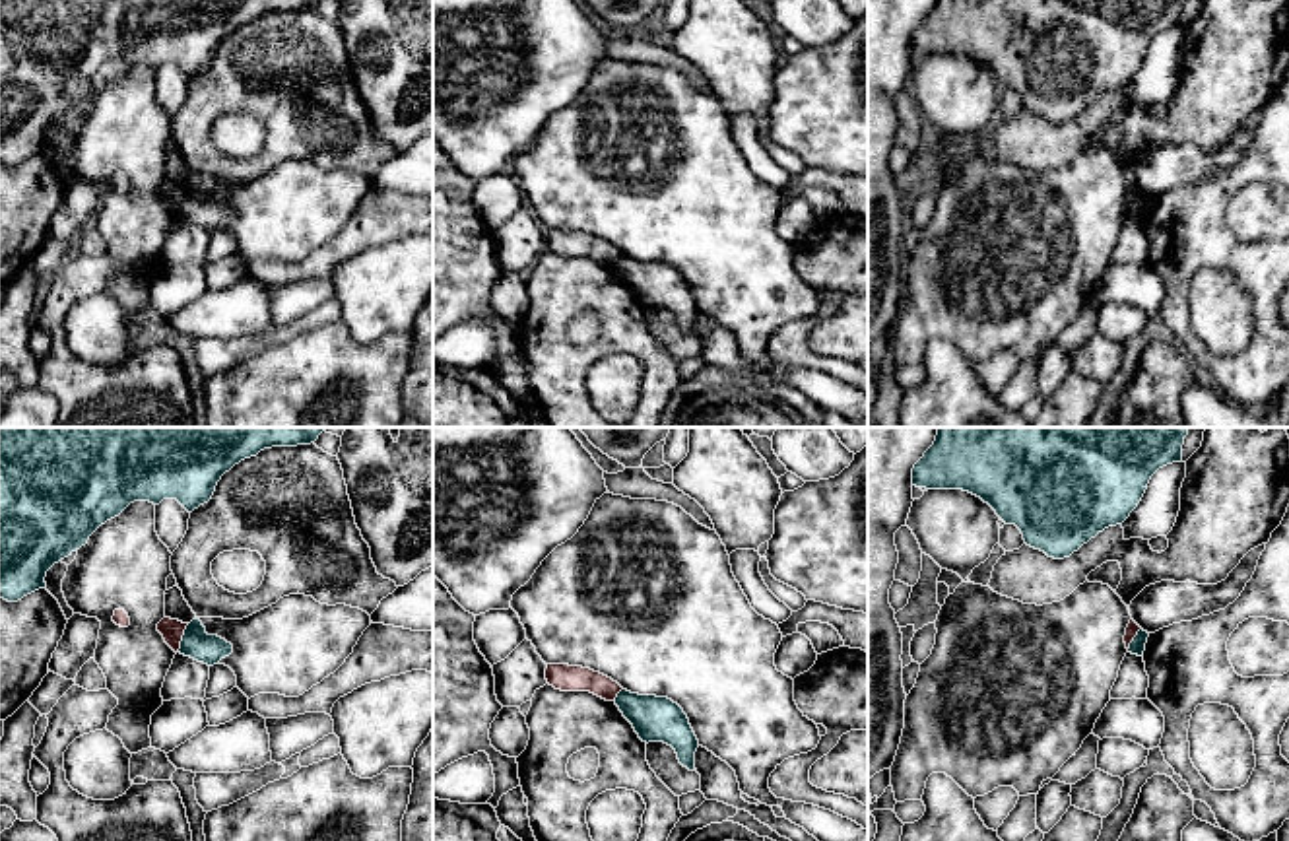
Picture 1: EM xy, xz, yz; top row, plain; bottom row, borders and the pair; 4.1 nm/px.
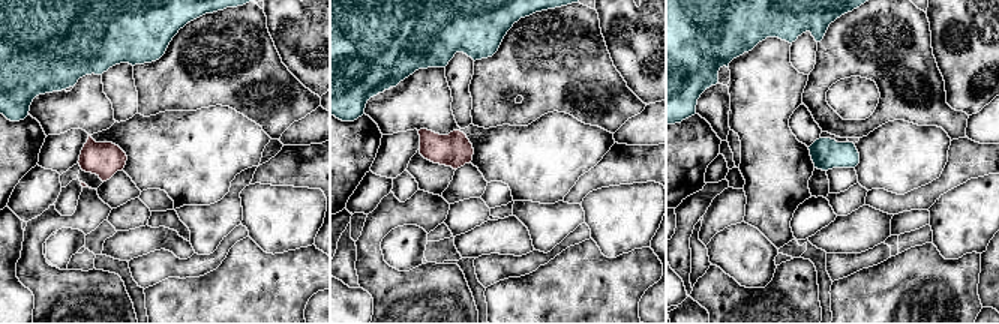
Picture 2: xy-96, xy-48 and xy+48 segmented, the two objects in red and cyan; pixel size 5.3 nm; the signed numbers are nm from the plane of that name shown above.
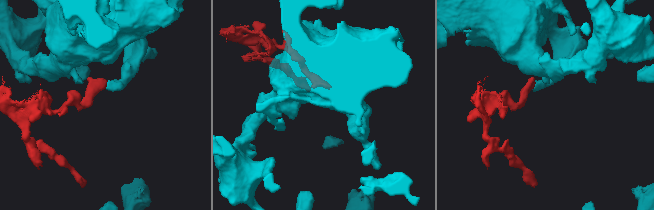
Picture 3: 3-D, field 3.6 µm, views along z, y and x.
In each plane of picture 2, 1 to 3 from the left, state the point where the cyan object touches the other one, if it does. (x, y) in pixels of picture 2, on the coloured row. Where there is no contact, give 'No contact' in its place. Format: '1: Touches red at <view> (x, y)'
1: No contact
2: No contact
3: No contact

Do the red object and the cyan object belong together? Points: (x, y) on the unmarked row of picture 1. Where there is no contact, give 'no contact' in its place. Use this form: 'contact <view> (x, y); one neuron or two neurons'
contact xy (181, 202); two neurons

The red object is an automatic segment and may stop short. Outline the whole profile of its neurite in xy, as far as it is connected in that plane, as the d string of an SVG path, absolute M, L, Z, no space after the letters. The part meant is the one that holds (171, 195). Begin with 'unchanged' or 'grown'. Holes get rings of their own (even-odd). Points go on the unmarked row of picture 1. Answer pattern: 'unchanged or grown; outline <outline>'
unchanged; outline M163 183L163 185L157 188L157 196L163 200L165 208L167 208L175 218L179 218L186 190L188 190L188 188L182 188L182 186L179 186L179 185Z

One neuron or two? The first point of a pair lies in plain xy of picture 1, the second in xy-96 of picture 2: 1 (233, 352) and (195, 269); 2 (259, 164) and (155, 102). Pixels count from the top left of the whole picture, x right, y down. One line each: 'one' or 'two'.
1: one
2: one

